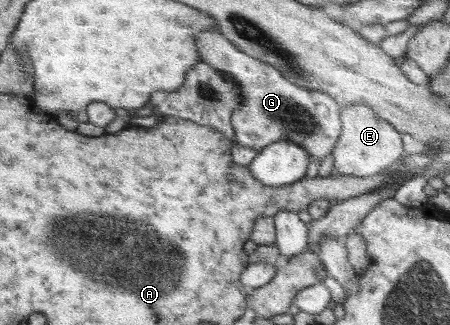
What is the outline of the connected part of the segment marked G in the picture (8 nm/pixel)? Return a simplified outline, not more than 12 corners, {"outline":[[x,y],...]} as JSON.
{"outline":[[218,31],[201,61],[232,78],[236,145],[282,140],[313,161],[333,153],[342,108]]}

